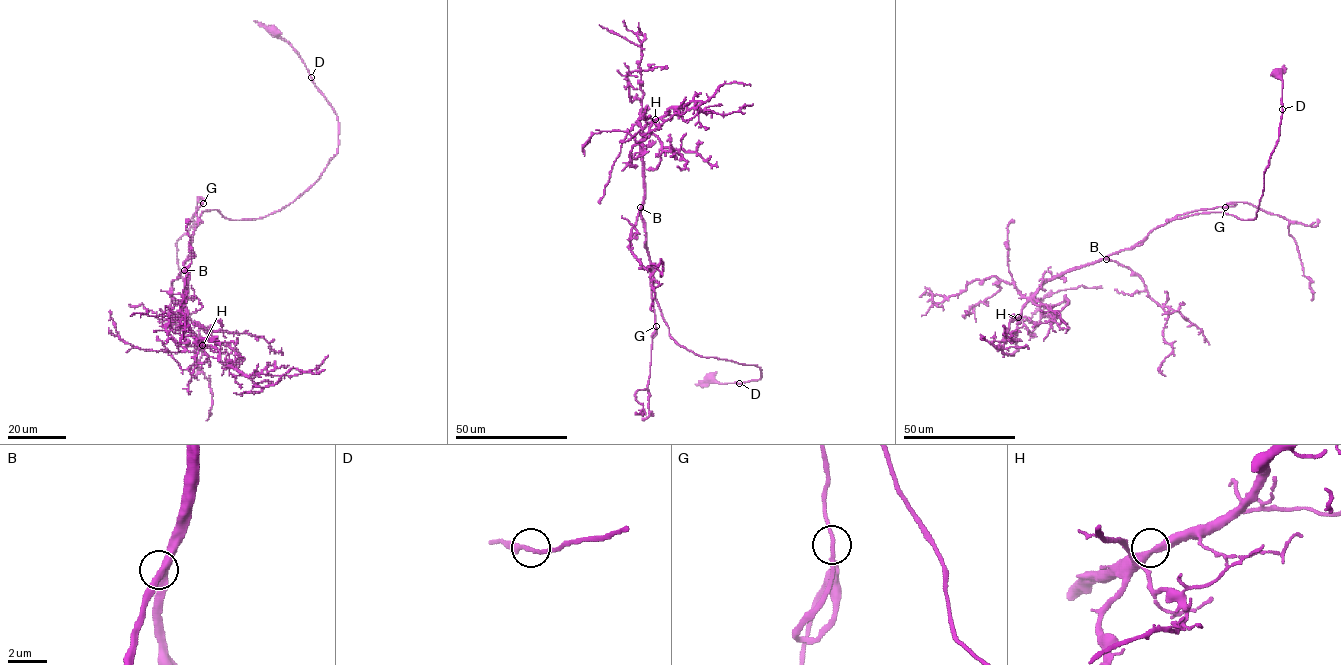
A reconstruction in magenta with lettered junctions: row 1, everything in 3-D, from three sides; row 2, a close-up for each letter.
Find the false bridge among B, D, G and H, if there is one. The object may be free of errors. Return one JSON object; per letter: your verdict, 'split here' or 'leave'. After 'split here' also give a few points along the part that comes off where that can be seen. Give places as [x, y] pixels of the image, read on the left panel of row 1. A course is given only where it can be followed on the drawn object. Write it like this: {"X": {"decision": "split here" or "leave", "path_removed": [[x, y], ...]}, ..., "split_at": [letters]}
{"B": {"decision": "leave"}, "D": {"decision": "leave"}, "G": {"decision": "leave"}, "H": {"decision": "leave"}, "split_at": []}

